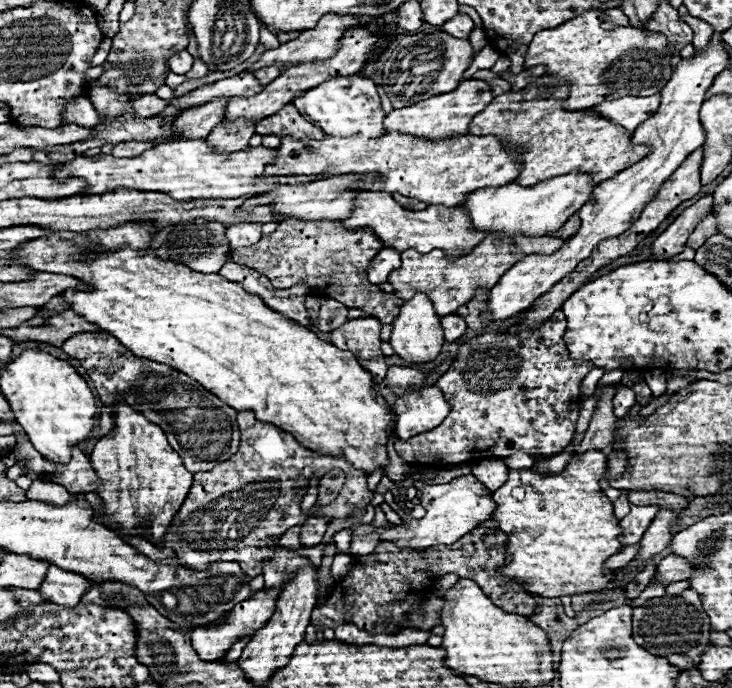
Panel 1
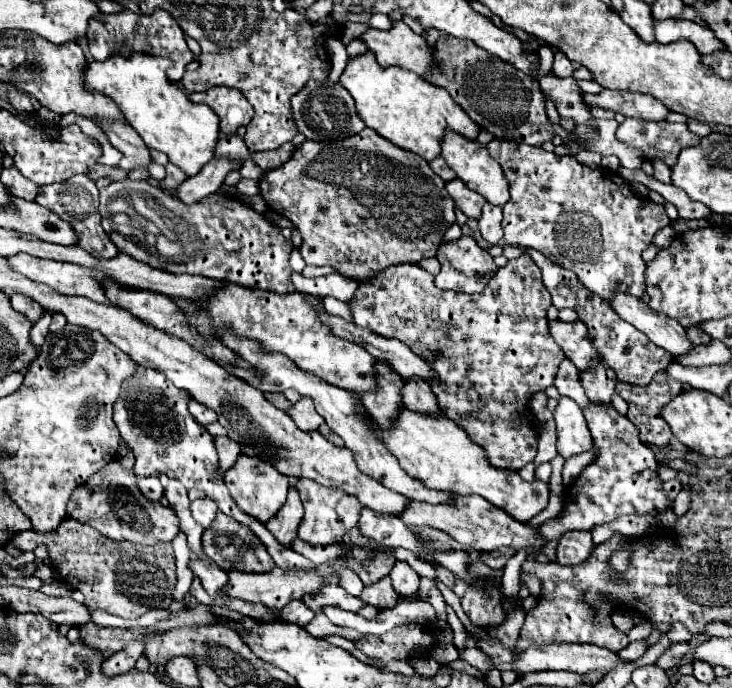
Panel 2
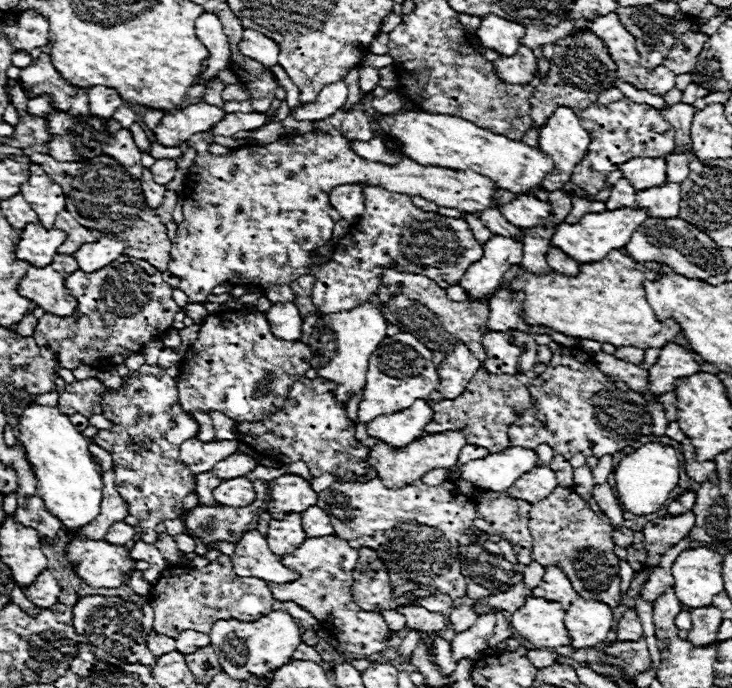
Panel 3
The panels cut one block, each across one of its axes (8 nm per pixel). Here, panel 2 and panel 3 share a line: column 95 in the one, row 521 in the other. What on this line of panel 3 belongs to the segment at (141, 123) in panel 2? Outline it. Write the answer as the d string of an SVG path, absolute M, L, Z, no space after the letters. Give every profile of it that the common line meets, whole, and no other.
M14 402L12 412L16 414L16 438L22 444L26 452L26 460L32 466L32 472L38 480L38 496L44 500L46 510L60 518L60 522L66 528L82 528L84 524L90 524L100 514L100 502L102 502L102 474L98 472L98 466L94 464L92 456L88 454L88 438L84 438L68 420L66 414L62 414L54 406L40 406L36 402Z

